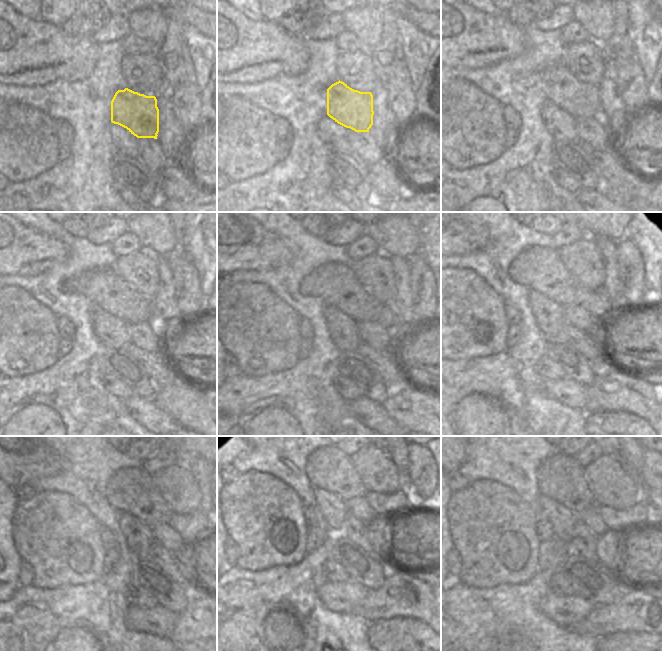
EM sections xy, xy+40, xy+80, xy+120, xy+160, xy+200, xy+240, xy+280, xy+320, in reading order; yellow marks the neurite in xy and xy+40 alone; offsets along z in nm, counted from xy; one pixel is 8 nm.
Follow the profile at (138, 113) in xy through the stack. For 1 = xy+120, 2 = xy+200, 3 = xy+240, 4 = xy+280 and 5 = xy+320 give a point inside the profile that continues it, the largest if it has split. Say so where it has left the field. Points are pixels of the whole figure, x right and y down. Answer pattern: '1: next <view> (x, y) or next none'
1: next xy+120 (116, 302)
2: next xy+200 (549, 269)
3: next xy+240 (136, 532)
4: next xy+280 (362, 532)
5: next xy+320 (597, 530)

